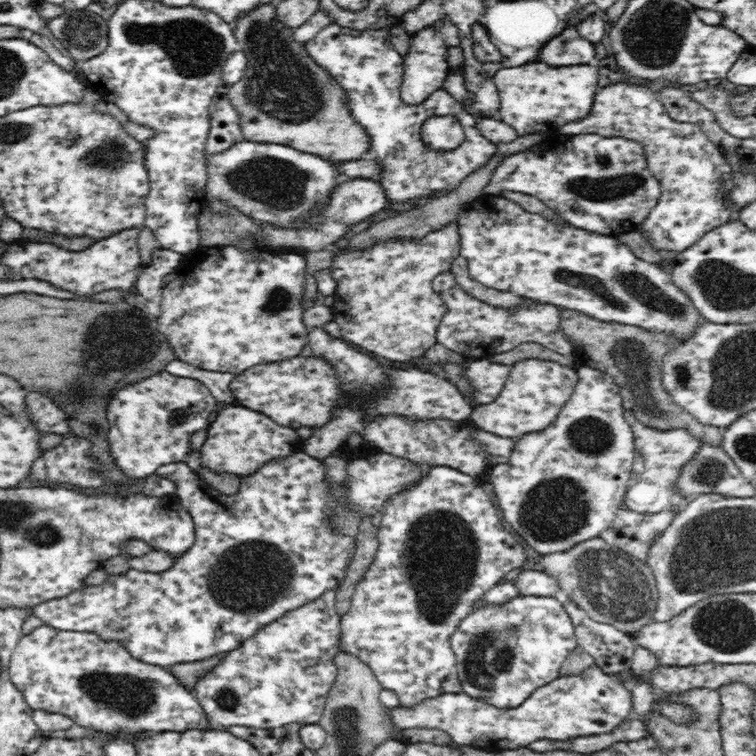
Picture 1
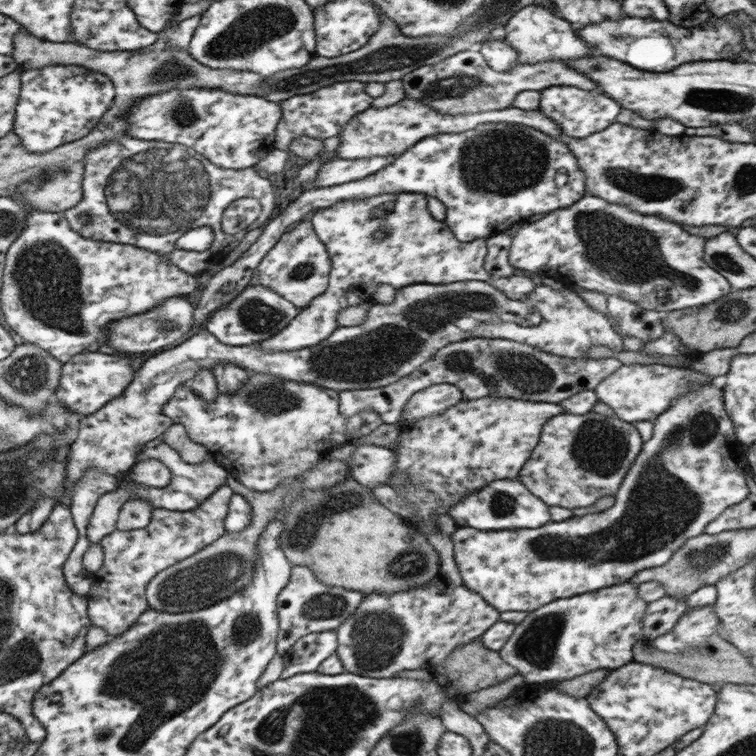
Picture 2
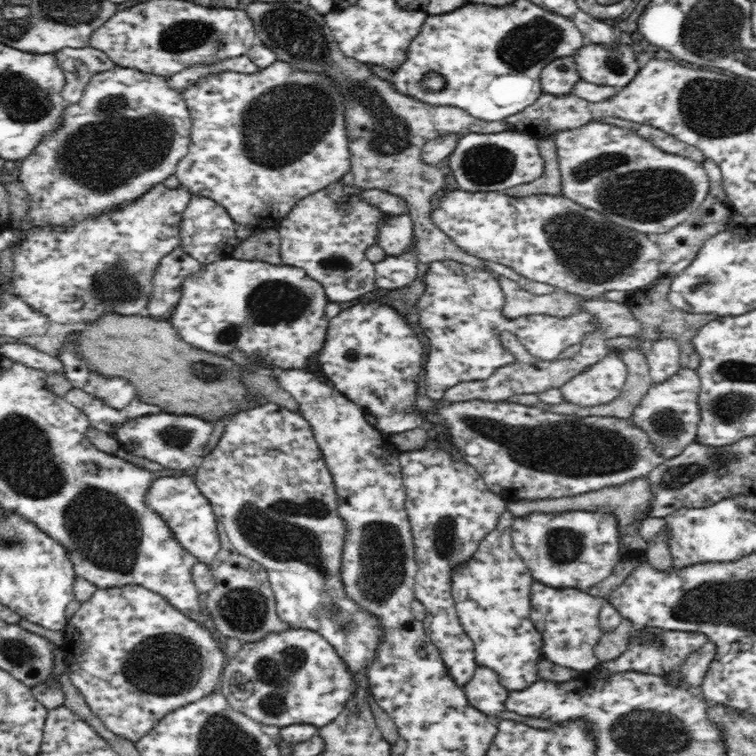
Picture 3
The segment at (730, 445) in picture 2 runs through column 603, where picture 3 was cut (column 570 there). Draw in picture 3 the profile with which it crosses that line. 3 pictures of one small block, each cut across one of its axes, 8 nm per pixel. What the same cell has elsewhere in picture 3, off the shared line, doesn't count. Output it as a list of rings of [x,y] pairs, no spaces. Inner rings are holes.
[[[532,512],[511,522],[511,539],[518,556],[539,583],[585,591],[612,574],[622,556],[618,519],[612,512]]]

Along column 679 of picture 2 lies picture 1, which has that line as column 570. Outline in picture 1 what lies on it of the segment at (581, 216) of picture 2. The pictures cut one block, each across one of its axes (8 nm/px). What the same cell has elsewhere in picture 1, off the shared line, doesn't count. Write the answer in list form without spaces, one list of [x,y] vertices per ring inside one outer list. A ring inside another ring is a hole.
[[[501,195],[478,197],[461,210],[457,223],[461,231],[460,255],[467,260],[469,275],[490,288],[578,311],[602,322],[633,324],[656,334],[667,334],[680,343],[690,340],[705,321],[692,299],[674,284],[671,271],[664,265],[638,260],[627,246],[618,244],[614,236],[582,232],[564,221],[562,224],[566,228],[556,226],[542,215],[526,212]]]

